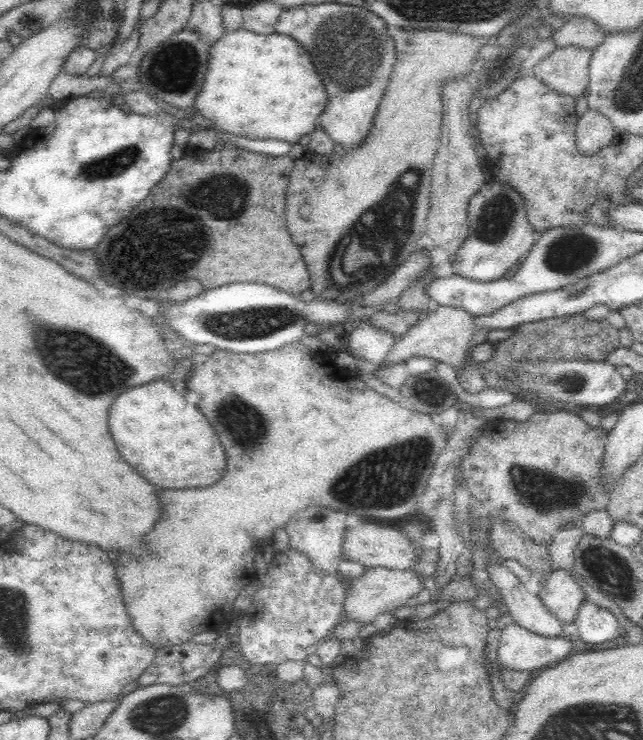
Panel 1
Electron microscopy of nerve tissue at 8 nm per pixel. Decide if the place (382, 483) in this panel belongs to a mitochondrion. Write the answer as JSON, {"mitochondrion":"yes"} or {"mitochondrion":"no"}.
{"mitochondrion":"yes"}

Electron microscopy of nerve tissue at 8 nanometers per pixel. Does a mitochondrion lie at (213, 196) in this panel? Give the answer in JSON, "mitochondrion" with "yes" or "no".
{"mitochondrion":"yes"}

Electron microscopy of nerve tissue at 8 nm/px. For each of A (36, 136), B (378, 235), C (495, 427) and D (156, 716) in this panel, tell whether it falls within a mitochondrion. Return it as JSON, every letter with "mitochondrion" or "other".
{"A":"other","B":"mitochondrion","C":"other","D":"mitochondrion"}

